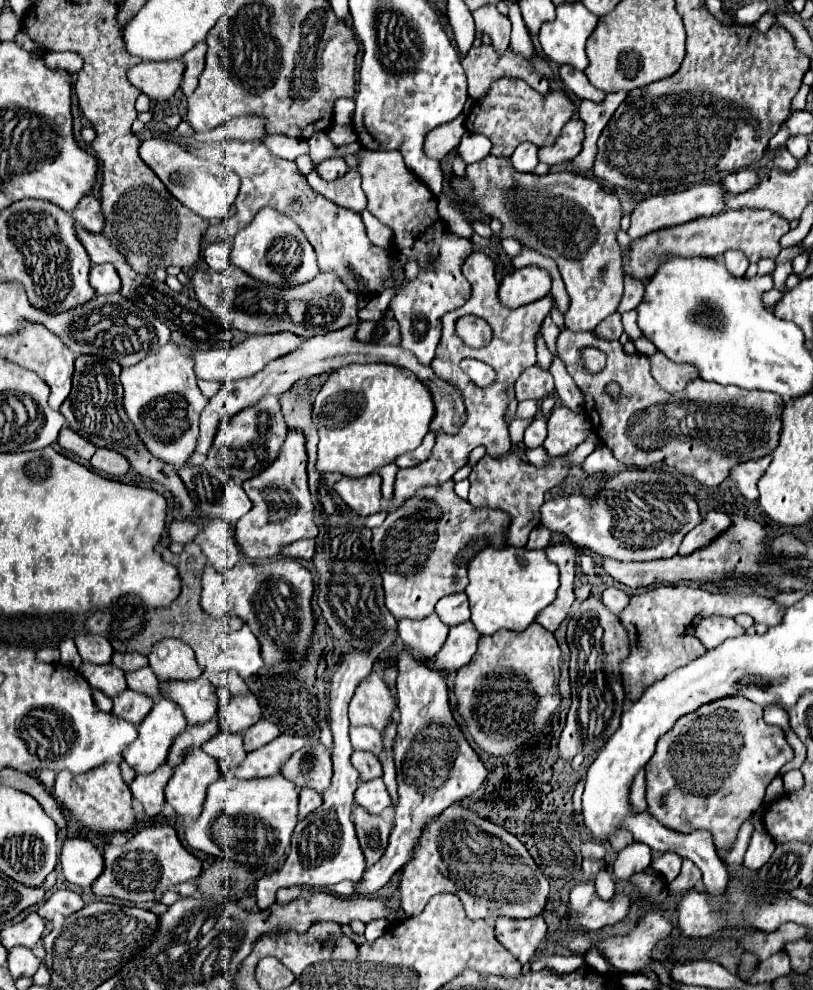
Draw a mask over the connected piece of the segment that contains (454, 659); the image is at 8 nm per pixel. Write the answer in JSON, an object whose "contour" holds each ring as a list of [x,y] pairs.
{"contour":[[[470,621],[460,623],[450,629],[448,639],[444,647],[436,655],[436,667],[444,671],[456,671],[470,663],[470,659],[476,653],[476,643],[478,643],[478,631],[472,627]]]}

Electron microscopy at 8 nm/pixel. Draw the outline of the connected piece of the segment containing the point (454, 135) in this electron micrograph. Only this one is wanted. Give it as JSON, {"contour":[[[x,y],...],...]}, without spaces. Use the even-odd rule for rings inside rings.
{"contour":[[[462,113],[454,121],[432,129],[424,141],[424,153],[432,159],[444,159],[452,149],[458,147],[462,135],[466,133],[464,121],[466,121],[466,115]]]}

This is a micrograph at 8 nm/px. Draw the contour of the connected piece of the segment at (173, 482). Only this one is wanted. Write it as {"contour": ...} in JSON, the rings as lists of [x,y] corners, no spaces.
{"contour":[[[80,355],[74,363],[74,379],[72,379],[72,391],[68,399],[62,403],[60,413],[66,417],[68,425],[88,439],[96,447],[108,447],[112,451],[120,451],[132,465],[132,469],[144,477],[150,477],[158,483],[162,483],[166,489],[172,491],[172,495],[180,501],[182,505],[182,515],[184,517],[196,517],[196,507],[192,499],[188,497],[188,491],[184,483],[178,479],[178,471],[170,465],[164,463],[148,453],[140,437],[136,435],[136,429],[132,427],[130,419],[124,413],[122,407],[122,383],[120,383],[120,365],[112,359],[104,359],[100,355]]]}

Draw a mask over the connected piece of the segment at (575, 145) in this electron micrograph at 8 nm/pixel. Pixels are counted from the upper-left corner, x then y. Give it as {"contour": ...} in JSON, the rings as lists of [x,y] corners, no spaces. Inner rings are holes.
{"contour":[[[578,119],[574,123],[566,123],[560,139],[552,147],[540,148],[540,161],[556,165],[574,159],[582,151],[582,141],[584,141],[584,121]]]}

